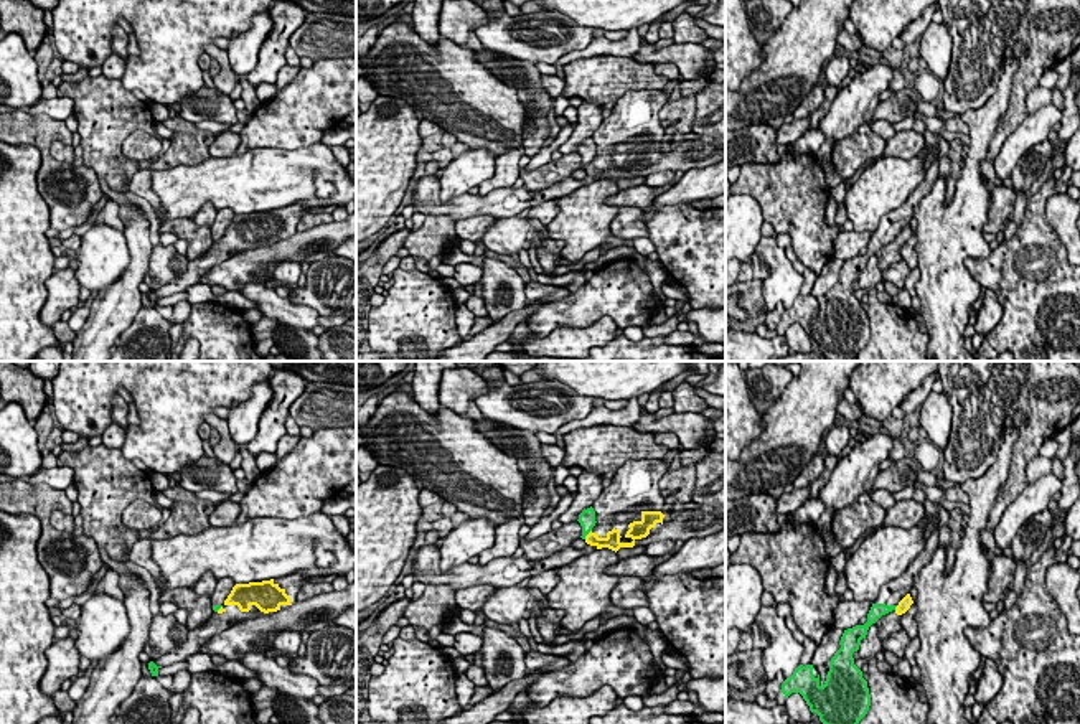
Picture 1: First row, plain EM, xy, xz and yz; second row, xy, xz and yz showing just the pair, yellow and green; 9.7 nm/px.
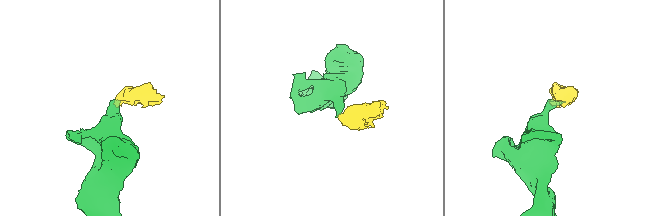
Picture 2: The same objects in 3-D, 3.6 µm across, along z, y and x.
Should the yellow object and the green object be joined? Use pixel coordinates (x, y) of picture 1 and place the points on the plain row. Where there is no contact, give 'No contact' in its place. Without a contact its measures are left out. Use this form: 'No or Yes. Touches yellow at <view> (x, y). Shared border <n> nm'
No. Touches yellow at xz (587, 165). Shared border 120 nm

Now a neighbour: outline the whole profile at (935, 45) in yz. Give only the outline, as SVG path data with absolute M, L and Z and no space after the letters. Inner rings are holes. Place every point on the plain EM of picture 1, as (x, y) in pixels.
M930 21L920 38L920 58L928 64L928 71L943 81L951 64L951 36L943 23Z

